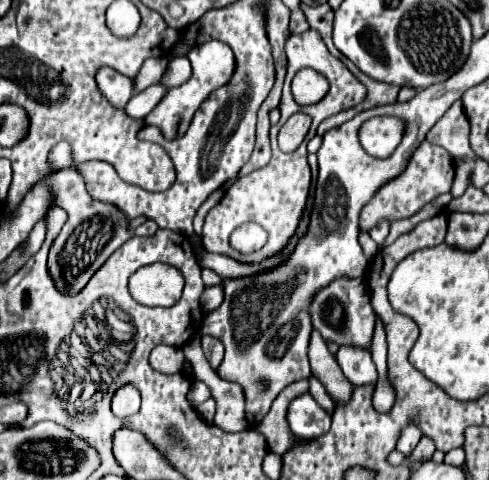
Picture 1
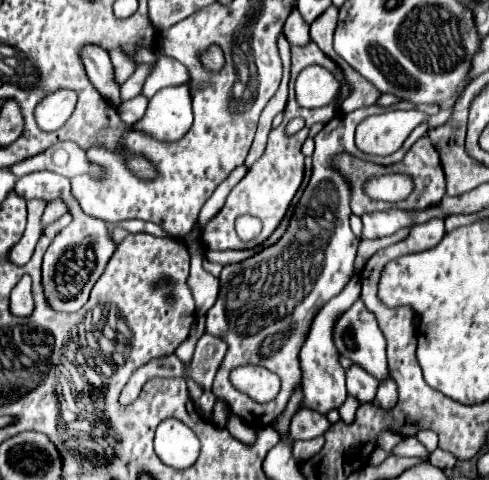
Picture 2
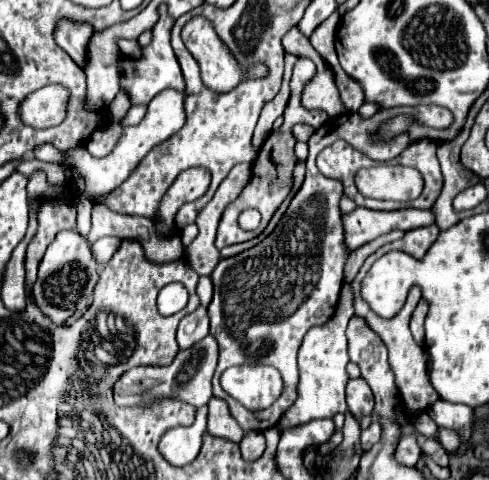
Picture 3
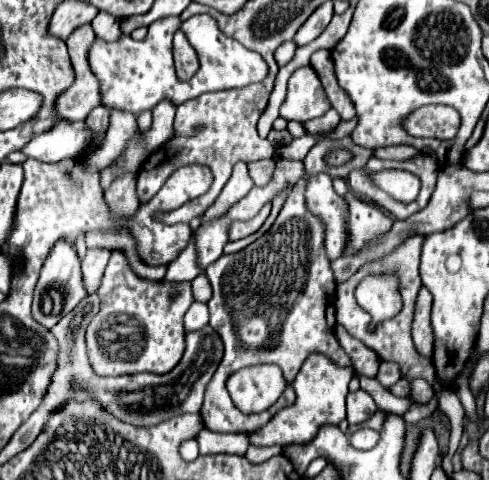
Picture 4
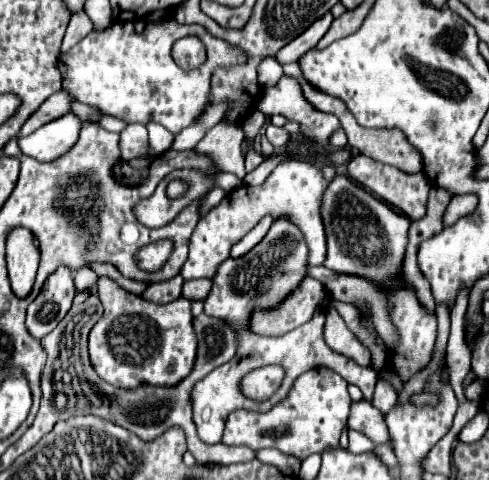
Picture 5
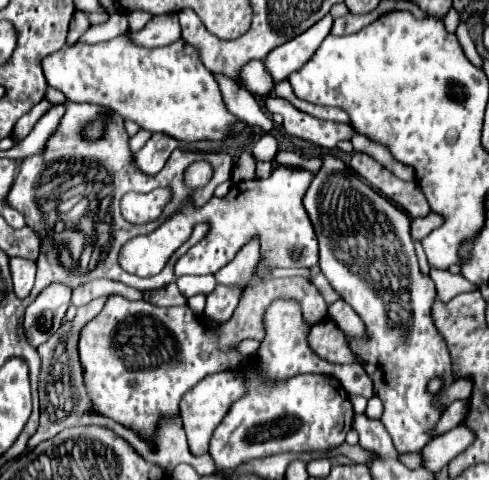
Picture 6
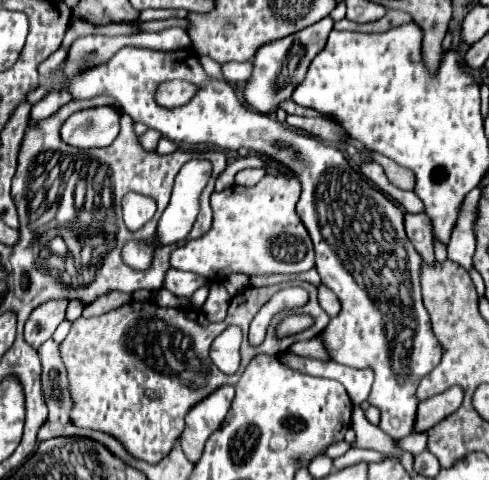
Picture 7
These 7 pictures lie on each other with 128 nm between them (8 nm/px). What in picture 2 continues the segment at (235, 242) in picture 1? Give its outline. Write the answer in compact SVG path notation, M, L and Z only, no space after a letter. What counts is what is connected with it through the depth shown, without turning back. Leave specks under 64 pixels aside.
M240 216L236 220L236 232L242 242L250 242L262 232L262 224L254 216Z

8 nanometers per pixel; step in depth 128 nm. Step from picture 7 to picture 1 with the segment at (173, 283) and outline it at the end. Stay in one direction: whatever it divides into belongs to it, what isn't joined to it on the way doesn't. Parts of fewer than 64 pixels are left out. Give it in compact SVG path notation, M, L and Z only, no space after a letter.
M210 286L204 290L202 294L202 310L204 312L212 312L222 304L222 286Z

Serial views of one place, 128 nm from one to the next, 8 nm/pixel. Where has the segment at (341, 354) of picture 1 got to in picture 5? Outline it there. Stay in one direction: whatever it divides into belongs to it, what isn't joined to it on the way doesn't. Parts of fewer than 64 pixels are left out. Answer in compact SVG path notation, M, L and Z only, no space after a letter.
M370 400L352 402L348 426L354 430L360 430L376 444L384 444L388 440L388 428L384 422L384 414L378 412Z

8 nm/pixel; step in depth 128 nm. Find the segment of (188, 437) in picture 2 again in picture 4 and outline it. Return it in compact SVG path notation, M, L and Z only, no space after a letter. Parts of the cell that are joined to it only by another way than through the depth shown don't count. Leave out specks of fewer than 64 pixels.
M190 438L190 440L184 440L182 444L180 444L180 454L184 454L184 458L190 462L190 460L196 460L196 456L198 456L198 444L196 444L196 440L194 438Z

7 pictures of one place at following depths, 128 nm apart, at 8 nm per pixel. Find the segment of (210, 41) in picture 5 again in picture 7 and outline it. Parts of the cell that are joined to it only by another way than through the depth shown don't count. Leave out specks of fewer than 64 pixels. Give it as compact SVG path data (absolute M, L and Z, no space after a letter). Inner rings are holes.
M120 48L108 64L98 64L96 68L88 68L84 72L78 72L72 76L72 80L66 84L64 66L58 66L52 72L52 88L68 88L74 100L88 100L94 96L110 96L118 102L120 110L126 112L134 122L142 122L152 130L162 132L162 136L170 138L172 142L188 142L188 144L216 144L224 150L240 150L248 148L252 152L258 152L270 160L276 160L290 168L294 174L300 176L302 182L302 196L298 200L298 214L310 232L310 238L314 242L316 250L316 270L322 278L322 284L328 286L338 300L342 302L342 312L330 320L326 330L322 332L322 340L326 350L330 352L332 360L344 366L352 368L372 368L374 370L374 386L368 396L368 402L372 406L378 406L382 412L380 418L380 430L386 432L394 440L402 440L414 432L416 422L416 388L420 380L440 364L442 348L436 340L428 312L422 304L422 292L420 292L420 268L422 258L412 248L404 232L404 210L400 210L390 198L386 198L378 188L372 184L368 186L368 180L358 174L348 160L342 156L342 152L330 144L324 144L318 138L312 136L300 136L276 120L272 120L266 114L260 114L246 104L242 104L234 92L234 88L226 82L218 82L214 78L208 78L204 72L200 58L190 50L172 50L172 52L156 52L146 48ZM168 80L188 80L196 84L194 98L178 108L164 108L156 104L156 90L162 82Z

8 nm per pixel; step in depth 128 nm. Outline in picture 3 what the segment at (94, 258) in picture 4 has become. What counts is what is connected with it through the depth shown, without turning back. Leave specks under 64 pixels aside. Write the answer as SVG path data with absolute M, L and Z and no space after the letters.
M106 236L106 238L96 240L96 242L92 244L92 250L94 250L96 260L98 260L100 264L106 264L106 262L112 258L112 254L118 250L120 242L122 242L122 240L116 238L116 236Z

